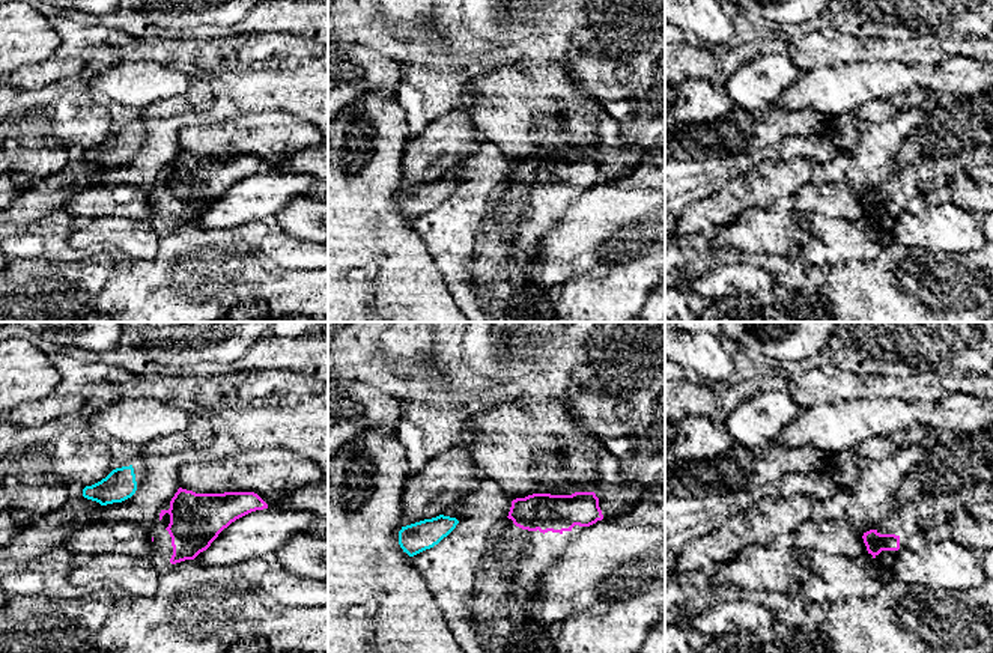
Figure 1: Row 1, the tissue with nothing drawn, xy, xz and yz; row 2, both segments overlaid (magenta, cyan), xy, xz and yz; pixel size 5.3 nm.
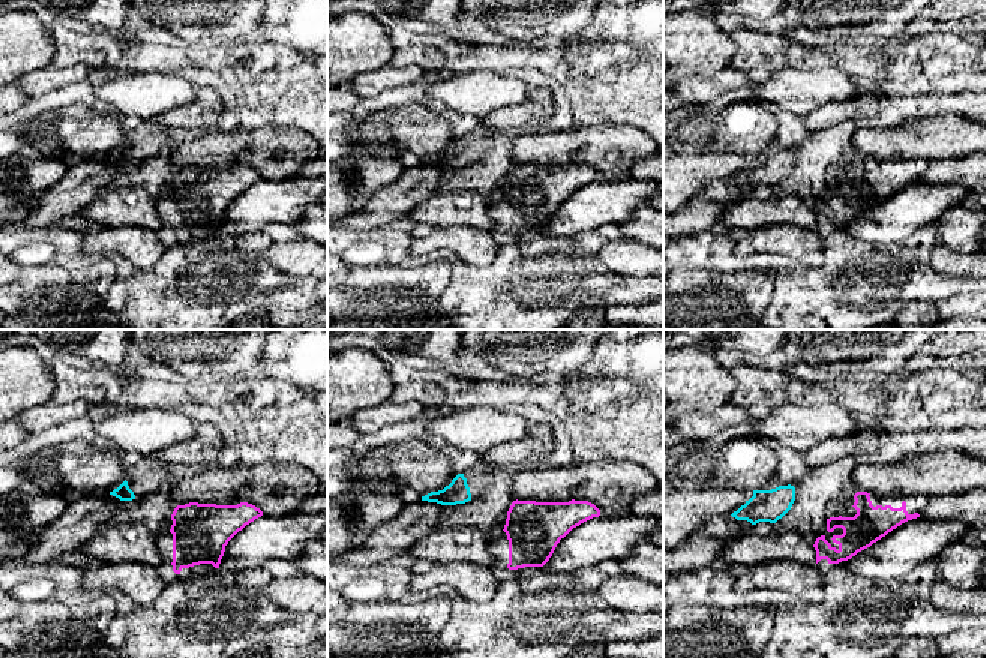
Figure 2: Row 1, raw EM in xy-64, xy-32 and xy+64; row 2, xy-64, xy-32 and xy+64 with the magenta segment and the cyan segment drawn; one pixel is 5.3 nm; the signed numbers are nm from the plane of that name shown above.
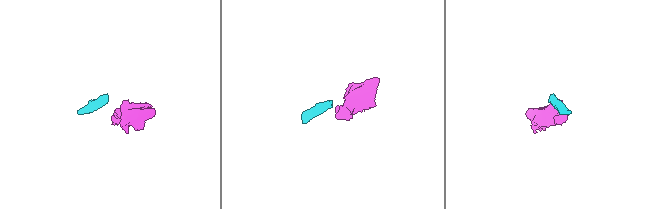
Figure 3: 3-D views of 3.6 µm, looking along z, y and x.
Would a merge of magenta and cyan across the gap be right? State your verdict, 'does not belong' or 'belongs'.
does not belong

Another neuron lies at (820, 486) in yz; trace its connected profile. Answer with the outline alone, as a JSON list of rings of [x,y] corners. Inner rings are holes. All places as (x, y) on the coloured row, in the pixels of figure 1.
[[[787,472],[778,484],[784,498],[800,494],[824,504],[831,503],[837,489],[835,480],[821,472]]]

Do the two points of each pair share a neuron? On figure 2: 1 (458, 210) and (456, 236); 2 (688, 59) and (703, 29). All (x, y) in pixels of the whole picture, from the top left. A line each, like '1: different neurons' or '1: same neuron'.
1: different neurons
2: same neuron

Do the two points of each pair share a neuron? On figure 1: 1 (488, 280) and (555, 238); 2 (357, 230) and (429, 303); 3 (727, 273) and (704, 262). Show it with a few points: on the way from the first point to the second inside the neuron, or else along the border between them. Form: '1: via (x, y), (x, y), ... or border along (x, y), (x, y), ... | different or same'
1: border along (536, 253), (528, 279), (546, 288) | different
2: via (373, 250), (409, 288) | same
3: border along (718, 261), (686, 288) | different

